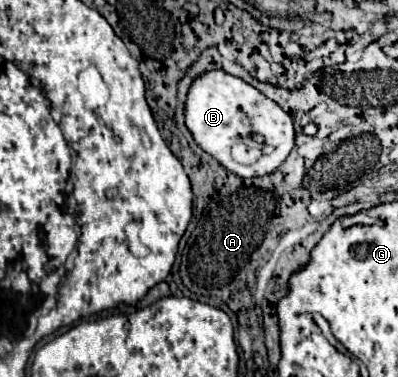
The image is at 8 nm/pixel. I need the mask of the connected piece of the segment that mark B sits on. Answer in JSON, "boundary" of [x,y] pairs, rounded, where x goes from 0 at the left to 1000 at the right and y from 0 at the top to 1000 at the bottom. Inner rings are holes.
{"boundary":[[[565,186],[510,191],[480,218],[465,265],[465,329],[490,377],[520,408],[530,408],[555,440],[606,472],[661,467],[696,451],[706,430],[726,414],[741,366],[736,318],[701,276],[661,255],[646,233],[611,218],[606,207],[570,196]],[[606,361],[646,361],[661,382],[681,382],[686,398],[676,408],[661,408],[636,435],[601,435],[585,424],[580,393]]]}

